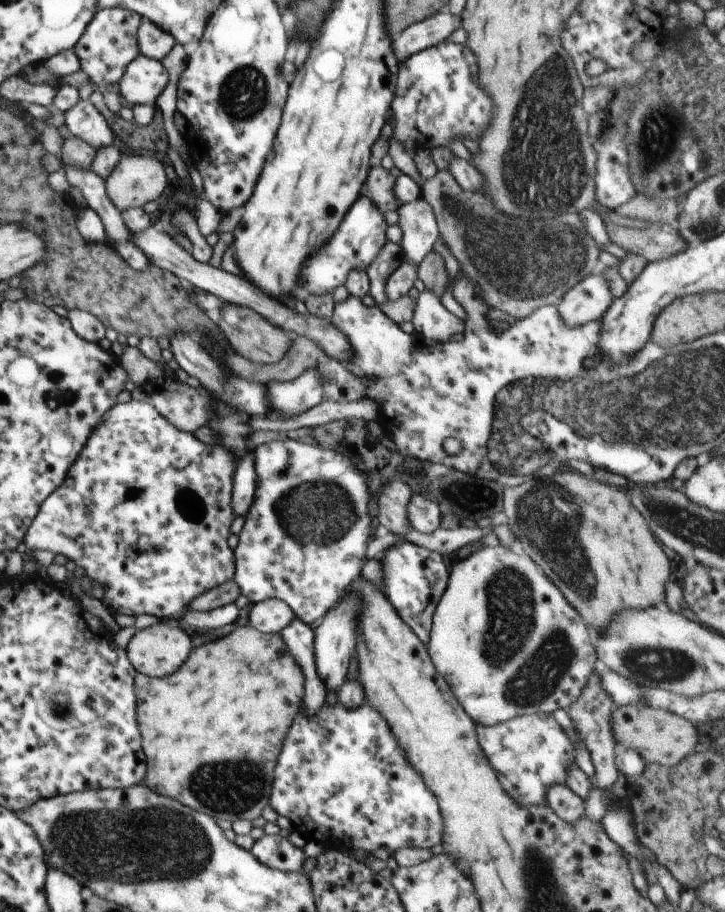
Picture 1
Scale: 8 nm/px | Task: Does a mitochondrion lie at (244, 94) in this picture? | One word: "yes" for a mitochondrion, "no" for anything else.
yes

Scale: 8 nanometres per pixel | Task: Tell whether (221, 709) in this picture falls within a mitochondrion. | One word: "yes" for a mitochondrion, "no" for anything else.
no

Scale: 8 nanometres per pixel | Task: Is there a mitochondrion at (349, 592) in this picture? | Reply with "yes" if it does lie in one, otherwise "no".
no

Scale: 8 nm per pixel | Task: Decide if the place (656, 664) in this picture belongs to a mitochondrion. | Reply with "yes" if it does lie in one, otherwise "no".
yes

